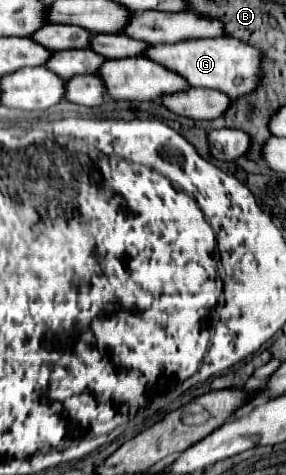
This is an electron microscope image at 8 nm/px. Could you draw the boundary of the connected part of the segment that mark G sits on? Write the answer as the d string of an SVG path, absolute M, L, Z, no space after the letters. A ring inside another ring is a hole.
M235 37L191 39L191 41L183 41L183 43L175 43L175 45L155 45L155 47L149 47L145 57L179 73L193 87L217 89L217 91L229 95L231 99L249 95L249 91L255 91L257 83L261 81L263 53L257 51L257 47L253 47L245 41L239 41Z

